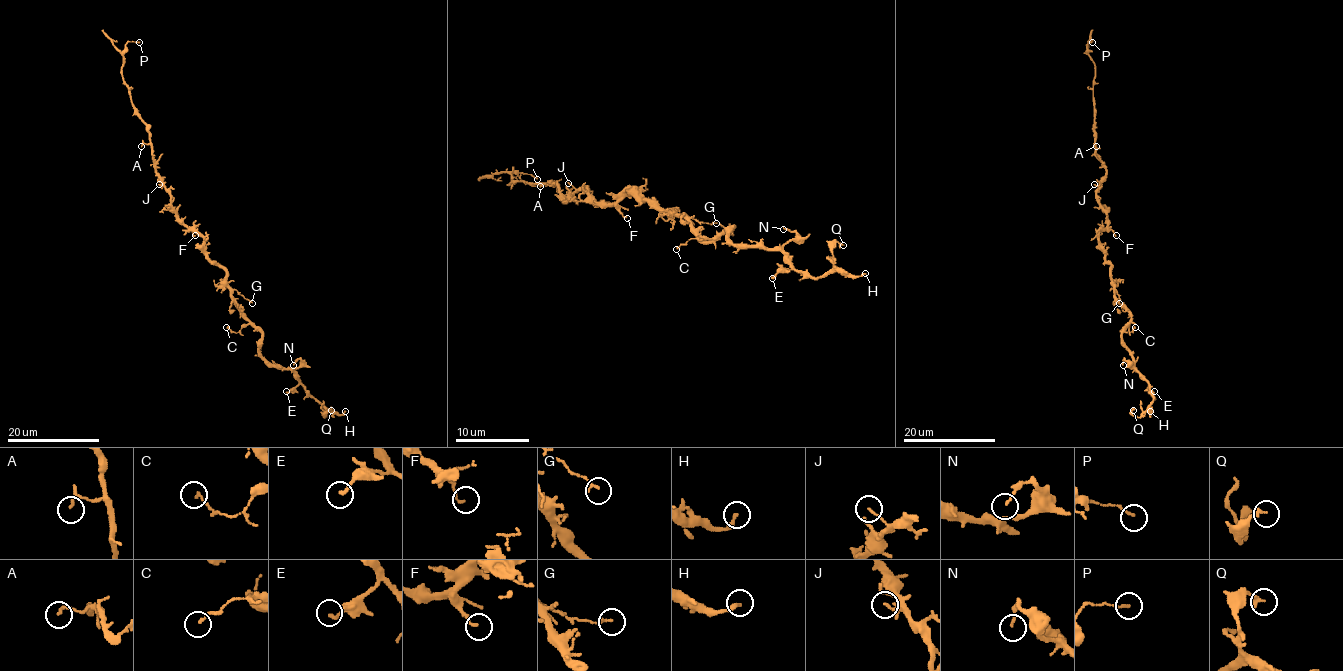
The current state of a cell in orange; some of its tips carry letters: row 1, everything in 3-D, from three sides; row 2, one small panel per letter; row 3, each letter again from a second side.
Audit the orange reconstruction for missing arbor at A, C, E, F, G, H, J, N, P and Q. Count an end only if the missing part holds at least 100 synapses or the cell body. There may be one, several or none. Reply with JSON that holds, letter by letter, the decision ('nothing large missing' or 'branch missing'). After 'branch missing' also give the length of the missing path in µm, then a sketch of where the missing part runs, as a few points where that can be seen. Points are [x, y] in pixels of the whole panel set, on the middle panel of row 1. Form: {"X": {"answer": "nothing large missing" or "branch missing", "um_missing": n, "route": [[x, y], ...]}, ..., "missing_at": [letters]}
{"A": {"answer": "nothing large missing"}, "C": {"answer": "nothing large missing"}, "E": {"answer": "nothing large missing"}, "F": {"answer": "nothing large missing"}, "G": {"answer": "nothing large missing"}, "H": {"answer": "nothing large missing"}, "J": {"answer": "nothing large missing"}, "N": {"answer": "nothing large missing"}, "P": {"answer": "nothing large missing"}, "Q": {"answer": "nothing large missing"}, "missing_at": []}

